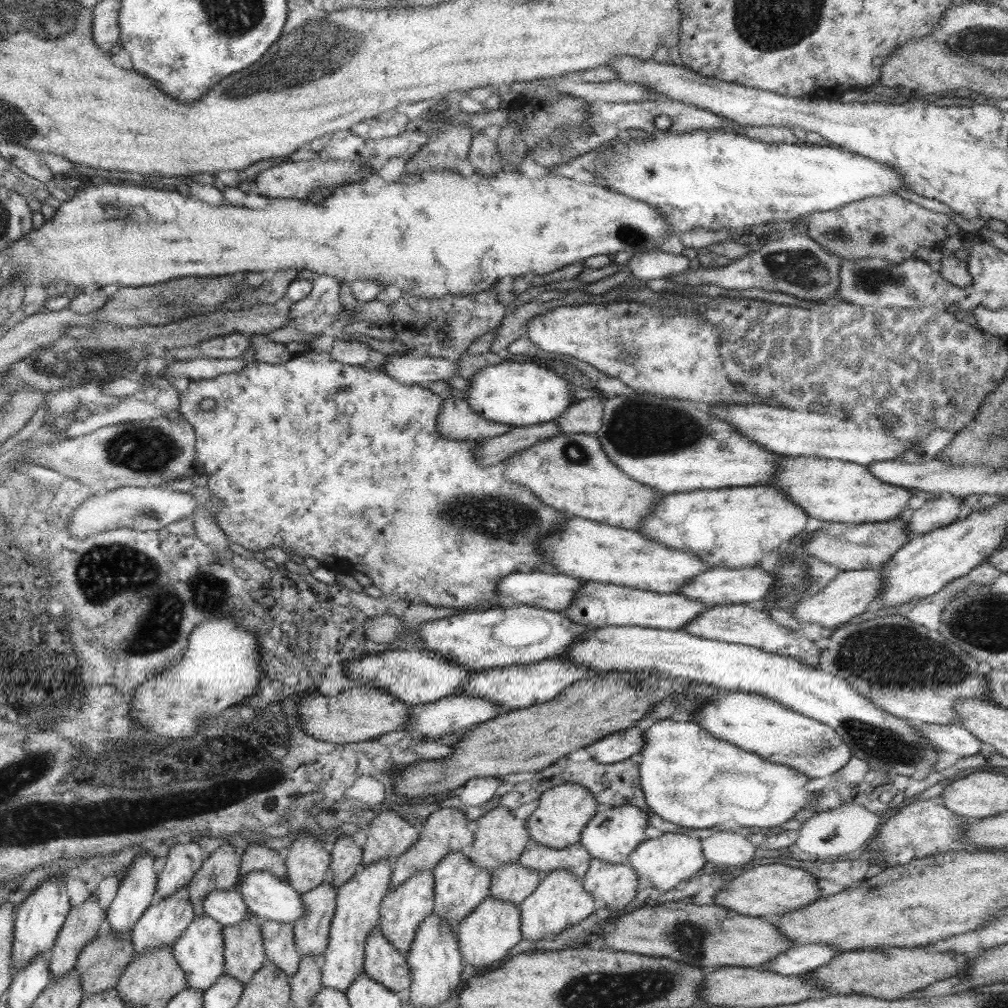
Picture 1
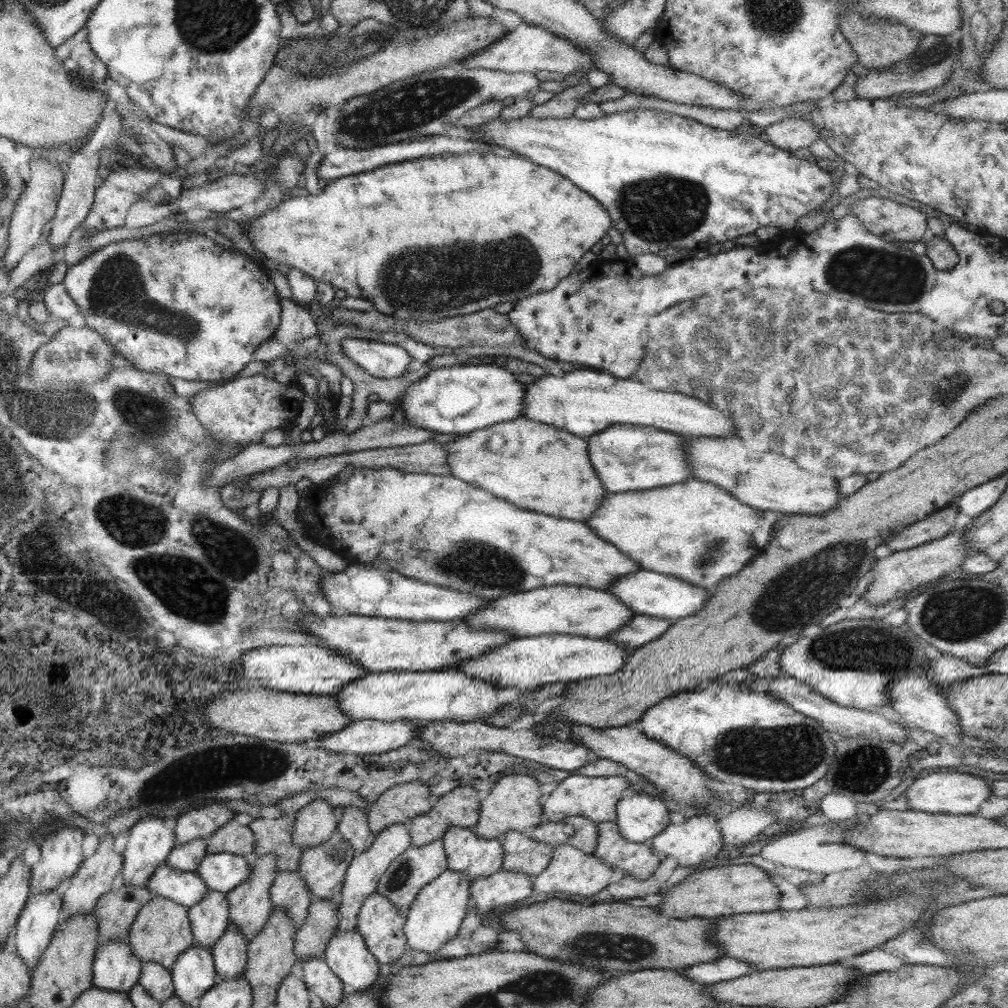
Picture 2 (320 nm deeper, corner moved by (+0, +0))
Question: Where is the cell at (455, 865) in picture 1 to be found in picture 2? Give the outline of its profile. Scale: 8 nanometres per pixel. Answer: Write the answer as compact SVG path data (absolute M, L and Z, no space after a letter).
M451 826L441 841L446 853L447 869L466 875L470 882L473 878L487 877L502 869L504 849L498 838L485 839L479 837L472 829Z

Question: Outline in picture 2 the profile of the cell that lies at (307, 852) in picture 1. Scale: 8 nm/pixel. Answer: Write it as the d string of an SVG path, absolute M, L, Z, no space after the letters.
M315 799L294 816L292 840L302 850L330 840L337 830L333 806L324 799Z

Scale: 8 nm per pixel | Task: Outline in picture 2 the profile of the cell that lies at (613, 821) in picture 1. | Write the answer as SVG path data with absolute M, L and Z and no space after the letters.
M637 793L622 797L616 805L616 820L622 836L635 843L648 844L675 818L657 794Z

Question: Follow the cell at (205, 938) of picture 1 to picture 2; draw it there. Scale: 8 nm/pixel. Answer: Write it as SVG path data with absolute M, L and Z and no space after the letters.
M210 889L205 897L188 909L194 943L212 950L229 925L228 899L224 893Z

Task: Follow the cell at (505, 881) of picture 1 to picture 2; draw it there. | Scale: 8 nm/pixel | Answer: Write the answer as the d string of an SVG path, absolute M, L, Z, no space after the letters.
M509 830L499 836L504 849L502 869L510 872L523 872L529 877L538 876L551 861L553 847L535 841L530 834Z

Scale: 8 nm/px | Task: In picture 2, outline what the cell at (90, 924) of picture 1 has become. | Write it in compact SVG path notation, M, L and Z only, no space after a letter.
M108 833L103 834L95 853L89 858L85 858L74 876L69 878L65 888L61 891L61 901L68 908L66 916L62 920L73 917L76 913L92 913L92 910L96 909L98 897L110 892L112 880L123 867L123 855L114 850L115 839Z

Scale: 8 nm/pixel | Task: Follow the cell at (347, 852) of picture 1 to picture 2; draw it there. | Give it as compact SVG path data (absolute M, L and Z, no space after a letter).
M352 805L343 810L342 819L337 822L337 831L356 853L368 850L375 839L367 823L367 815Z

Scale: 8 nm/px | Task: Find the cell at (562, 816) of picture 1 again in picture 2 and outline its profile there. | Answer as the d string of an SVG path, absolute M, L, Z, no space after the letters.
M567 776L549 796L546 796L546 802L542 804L544 820L558 822L566 817L581 816L589 818L597 824L604 821L615 822L616 805L626 788L631 788L631 784L624 777Z

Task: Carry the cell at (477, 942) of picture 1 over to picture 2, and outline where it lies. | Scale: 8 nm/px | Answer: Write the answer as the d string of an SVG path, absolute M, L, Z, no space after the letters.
M500 869L487 877L473 878L470 883L471 905L487 919L498 906L524 900L533 893L533 878L523 872Z

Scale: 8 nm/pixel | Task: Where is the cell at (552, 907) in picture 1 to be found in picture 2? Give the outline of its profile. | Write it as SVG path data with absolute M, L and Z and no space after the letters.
M561 844L553 849L549 865L538 876L534 876L533 890L540 892L540 894L548 894L548 892L556 890L578 894L578 896L592 896L610 884L612 872L611 866L593 854L583 853L572 845Z

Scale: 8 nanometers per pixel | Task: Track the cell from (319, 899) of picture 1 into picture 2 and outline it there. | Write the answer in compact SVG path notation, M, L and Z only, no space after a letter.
M337 830L333 832L330 840L301 852L298 872L313 898L338 901L345 872L355 854L355 850Z

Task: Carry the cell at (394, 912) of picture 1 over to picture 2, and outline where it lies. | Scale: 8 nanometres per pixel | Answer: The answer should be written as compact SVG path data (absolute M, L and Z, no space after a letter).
M440 839L422 846L410 845L391 862L386 872L382 874L376 891L382 894L383 897L390 899L392 904L395 904L406 914L422 886L438 878L447 868L446 853L444 852L443 842Z

